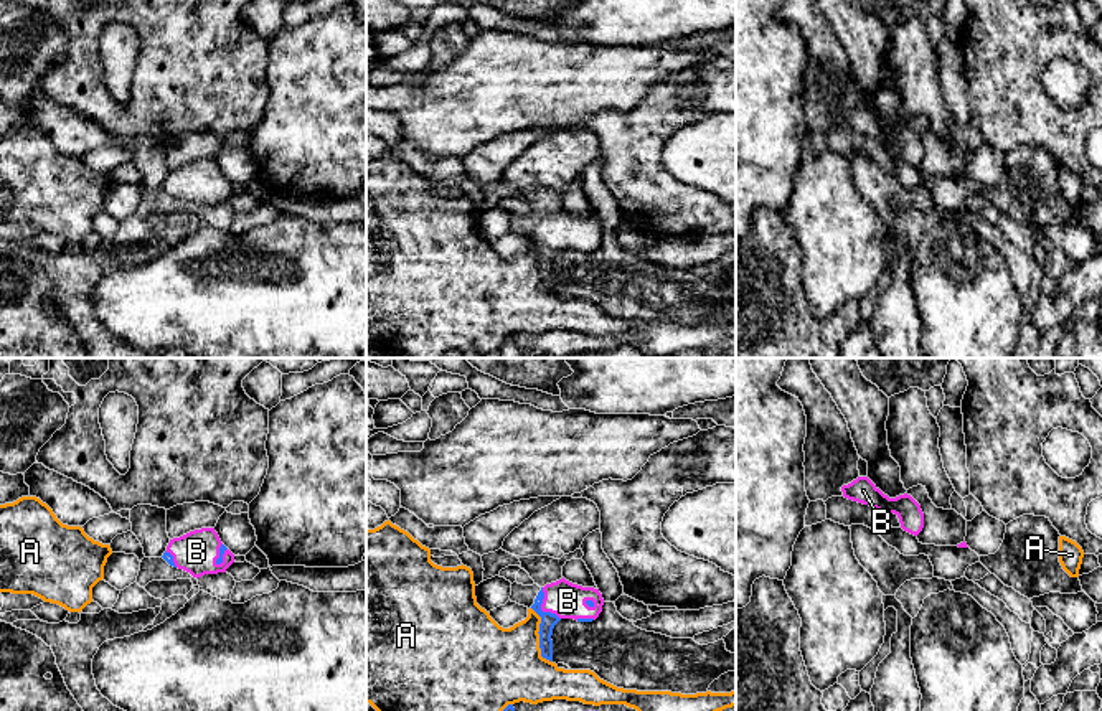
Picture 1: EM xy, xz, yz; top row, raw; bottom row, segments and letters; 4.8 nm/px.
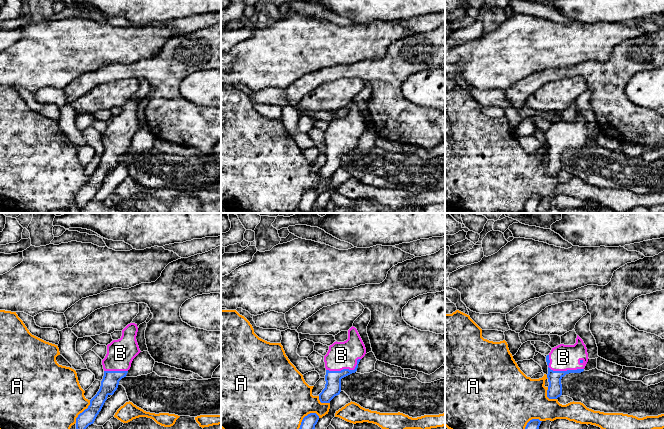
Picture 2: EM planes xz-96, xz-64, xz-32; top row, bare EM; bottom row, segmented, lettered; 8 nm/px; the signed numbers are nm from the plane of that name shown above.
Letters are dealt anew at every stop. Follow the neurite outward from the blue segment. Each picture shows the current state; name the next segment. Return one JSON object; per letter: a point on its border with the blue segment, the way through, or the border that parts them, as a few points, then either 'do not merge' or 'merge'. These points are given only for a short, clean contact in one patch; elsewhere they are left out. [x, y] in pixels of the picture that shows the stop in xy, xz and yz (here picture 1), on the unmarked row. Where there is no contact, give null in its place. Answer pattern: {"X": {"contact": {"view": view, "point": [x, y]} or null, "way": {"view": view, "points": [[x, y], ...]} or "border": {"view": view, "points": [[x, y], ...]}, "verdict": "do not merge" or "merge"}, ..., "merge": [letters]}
{"A": {"contact": {"view": "xz", "point": [540, 268]}, "verdict": "do not merge"}, "B": {"contact": {"view": "xz", "point": [540, 238]}, "way": {"view": "xz", "points": [[548, 251], [548, 246], [540, 238], [555, 231], [568, 231]]}, "verdict": "merge"}, "merge": ["B"]}

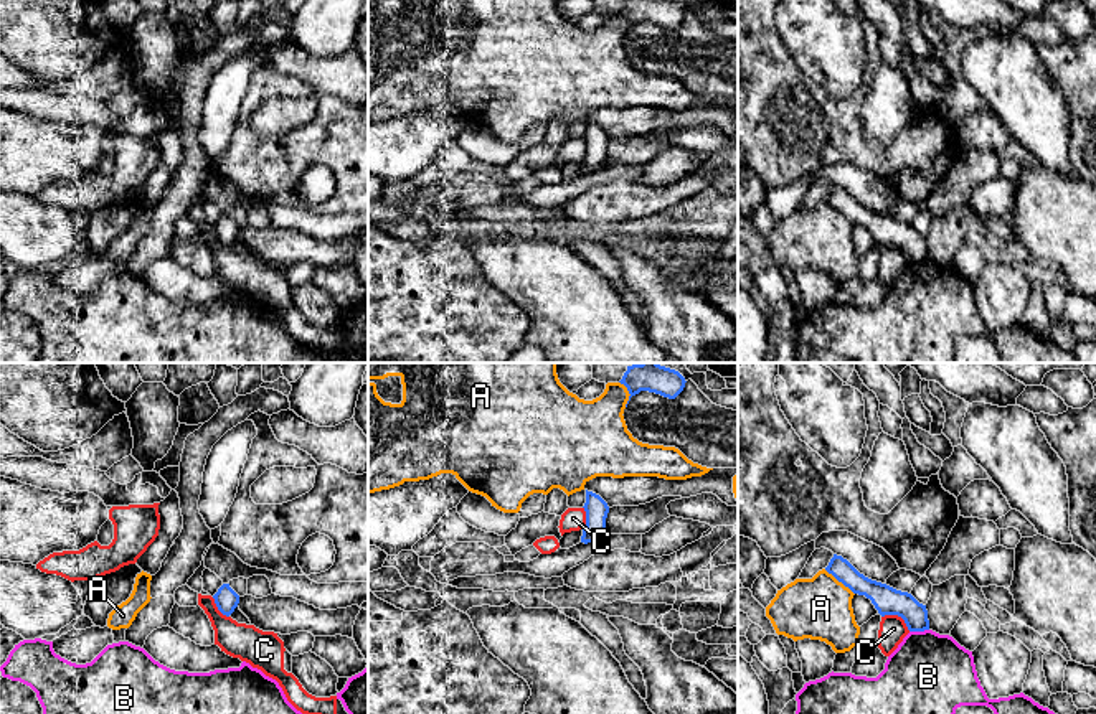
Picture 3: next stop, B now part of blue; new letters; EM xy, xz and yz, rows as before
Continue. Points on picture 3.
{"A": {"contact": {"view": "yz", "point": [839, 211]}, "verdict": "do not merge"}, "B": {"contact": {"view": "yz", "point": [918, 261]}, "verdict": "do not merge"}, "C": {"contact": {"view": "yz", "point": [898, 246]}, "border": {"view": "yz", "points": [[882, 246], [898, 246], [910, 261]]}, "verdict": "do not merge"}, "merge": []}

